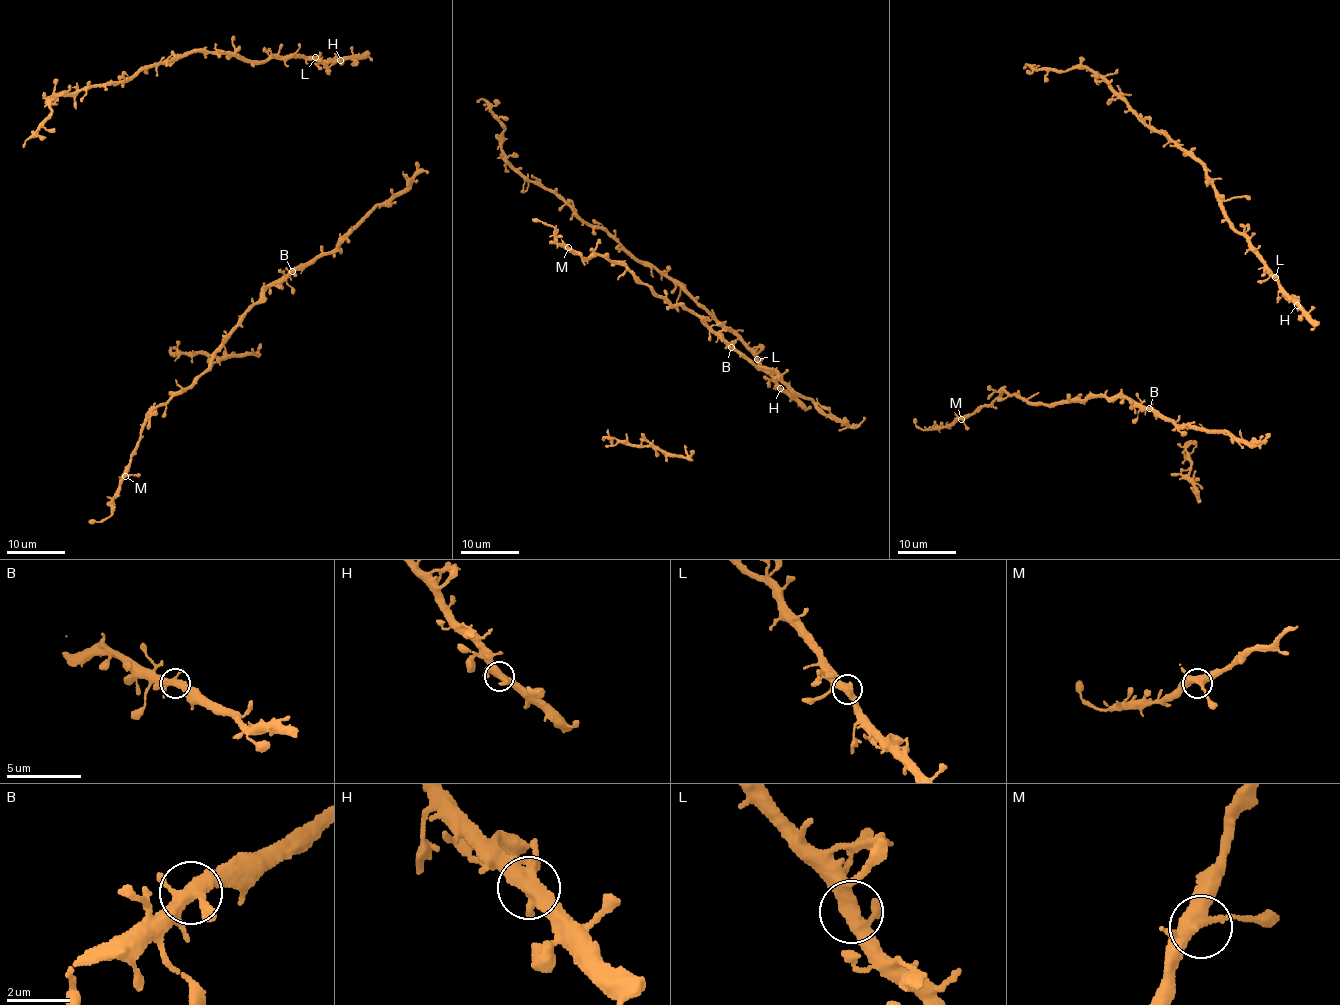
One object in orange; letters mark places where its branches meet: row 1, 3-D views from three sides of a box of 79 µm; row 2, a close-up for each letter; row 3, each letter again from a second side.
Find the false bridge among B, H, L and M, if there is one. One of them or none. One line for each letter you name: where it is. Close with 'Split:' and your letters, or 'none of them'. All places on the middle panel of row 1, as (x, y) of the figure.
Split: none of them

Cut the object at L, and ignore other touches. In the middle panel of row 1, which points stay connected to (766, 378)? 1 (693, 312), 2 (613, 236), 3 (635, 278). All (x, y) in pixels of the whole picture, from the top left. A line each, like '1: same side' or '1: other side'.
1: same side
2: other side
3: same side

